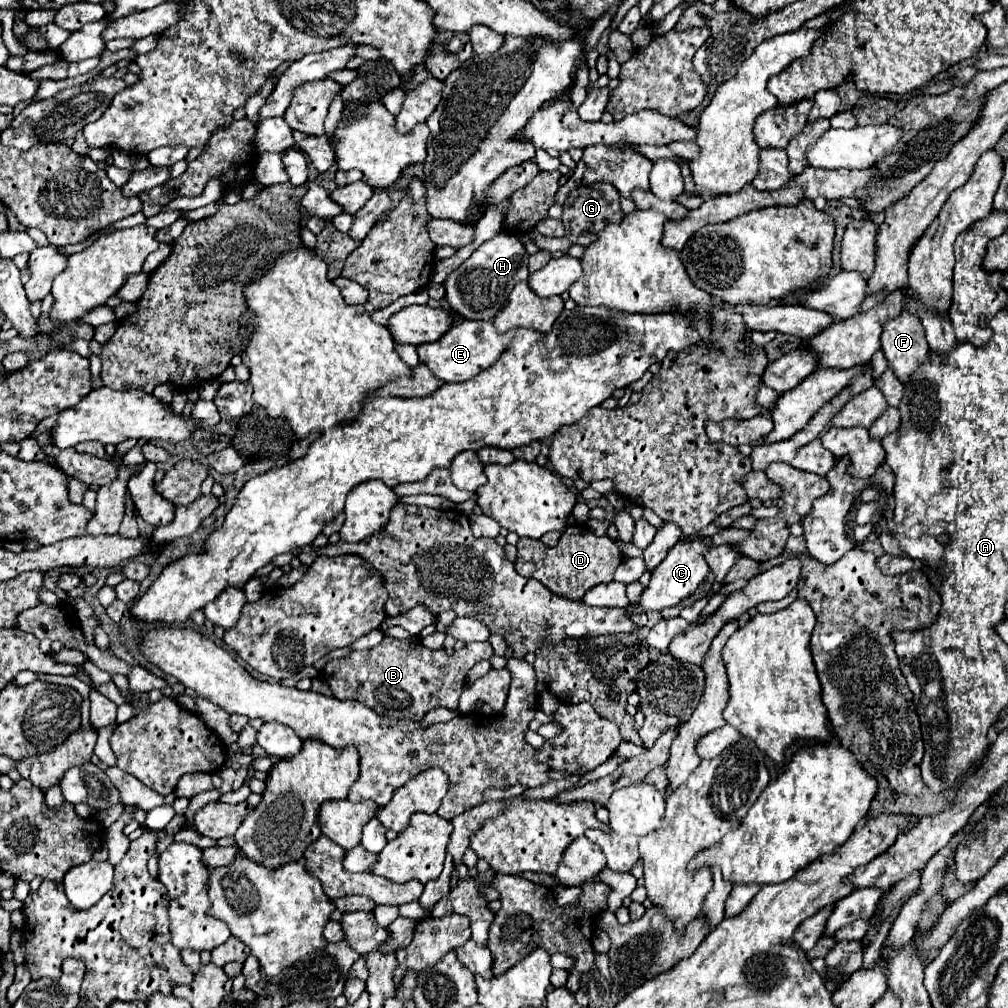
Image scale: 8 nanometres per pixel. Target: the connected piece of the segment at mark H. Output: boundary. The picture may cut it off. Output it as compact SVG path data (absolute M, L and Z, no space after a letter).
M505 232L493 236L481 244L457 270L453 270L443 282L447 292L447 302L451 310L469 320L493 320L493 316L503 308L507 296L519 280L527 280L527 250L517 236L507 236Z

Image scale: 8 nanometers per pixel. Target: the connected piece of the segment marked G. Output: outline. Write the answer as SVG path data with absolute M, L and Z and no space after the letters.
M595 182L595 184L581 184L579 188L575 188L569 198L563 204L563 226L567 232L567 238L573 244L593 244L599 238L599 232L607 226L607 224L619 224L623 220L625 212L619 206L619 192L617 188L613 188L607 182Z

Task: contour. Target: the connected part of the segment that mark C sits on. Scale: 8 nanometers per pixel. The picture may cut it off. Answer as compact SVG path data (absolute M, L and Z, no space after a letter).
M709 536L707 538L695 538L695 540L689 540L689 542L677 542L669 550L667 558L655 568L655 572L651 572L651 582L643 590L641 600L639 600L639 610L645 610L645 612L663 610L663 608L679 604L689 594L693 594L703 584L707 574L711 572L707 560L705 560L705 552L711 550L711 548L713 548L713 544L711 544Z

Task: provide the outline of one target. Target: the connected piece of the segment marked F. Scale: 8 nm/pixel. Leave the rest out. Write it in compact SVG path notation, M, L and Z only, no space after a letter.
M907 304L901 316L887 320L881 334L881 350L901 382L907 382L927 362L929 348L921 320L911 320Z

